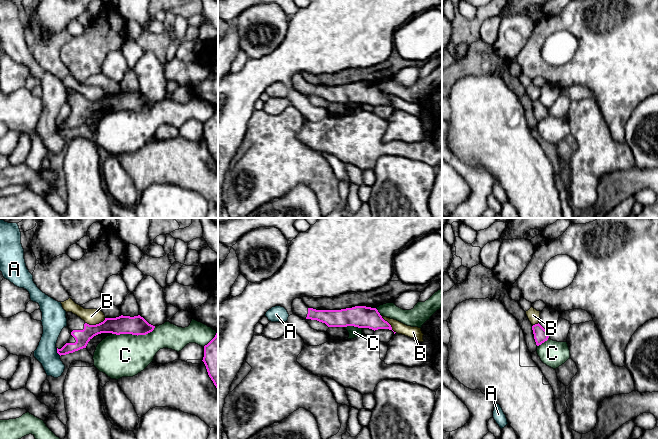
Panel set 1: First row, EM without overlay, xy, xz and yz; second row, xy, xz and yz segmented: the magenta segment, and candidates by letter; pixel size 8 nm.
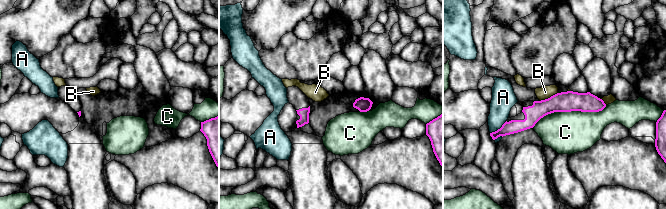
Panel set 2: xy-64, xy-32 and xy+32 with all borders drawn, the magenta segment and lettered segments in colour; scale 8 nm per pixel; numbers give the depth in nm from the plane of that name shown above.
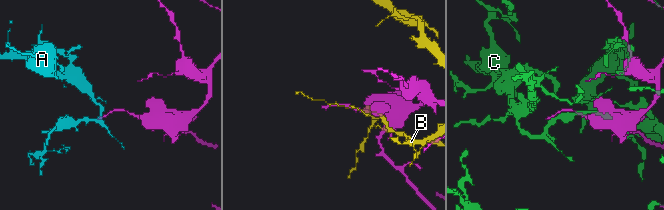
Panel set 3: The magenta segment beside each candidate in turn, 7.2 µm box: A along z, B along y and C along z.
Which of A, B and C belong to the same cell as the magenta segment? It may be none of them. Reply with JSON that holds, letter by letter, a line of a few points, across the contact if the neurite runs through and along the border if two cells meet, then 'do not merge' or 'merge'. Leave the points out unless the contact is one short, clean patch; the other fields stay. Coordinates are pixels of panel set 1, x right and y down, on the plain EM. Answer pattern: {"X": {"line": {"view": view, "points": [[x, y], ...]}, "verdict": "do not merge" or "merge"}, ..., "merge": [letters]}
{"A": {"line": {"view": "xy", "points": [[56, 124], [60, 131]]}, "verdict": "do not merge"}, "B": {"verdict": "do not merge"}, "C": {"verdict": "do not merge"}, "merge": []}

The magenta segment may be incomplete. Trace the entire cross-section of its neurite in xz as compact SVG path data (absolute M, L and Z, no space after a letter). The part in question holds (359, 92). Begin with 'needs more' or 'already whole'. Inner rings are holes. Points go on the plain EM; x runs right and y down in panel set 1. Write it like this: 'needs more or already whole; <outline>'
needs more; M301 74L292 78L292 87L303 95L317 96L328 103L369 104L372 106L389 105L391 101L385 97L376 84L355 82L341 86L316 86L305 81Z

